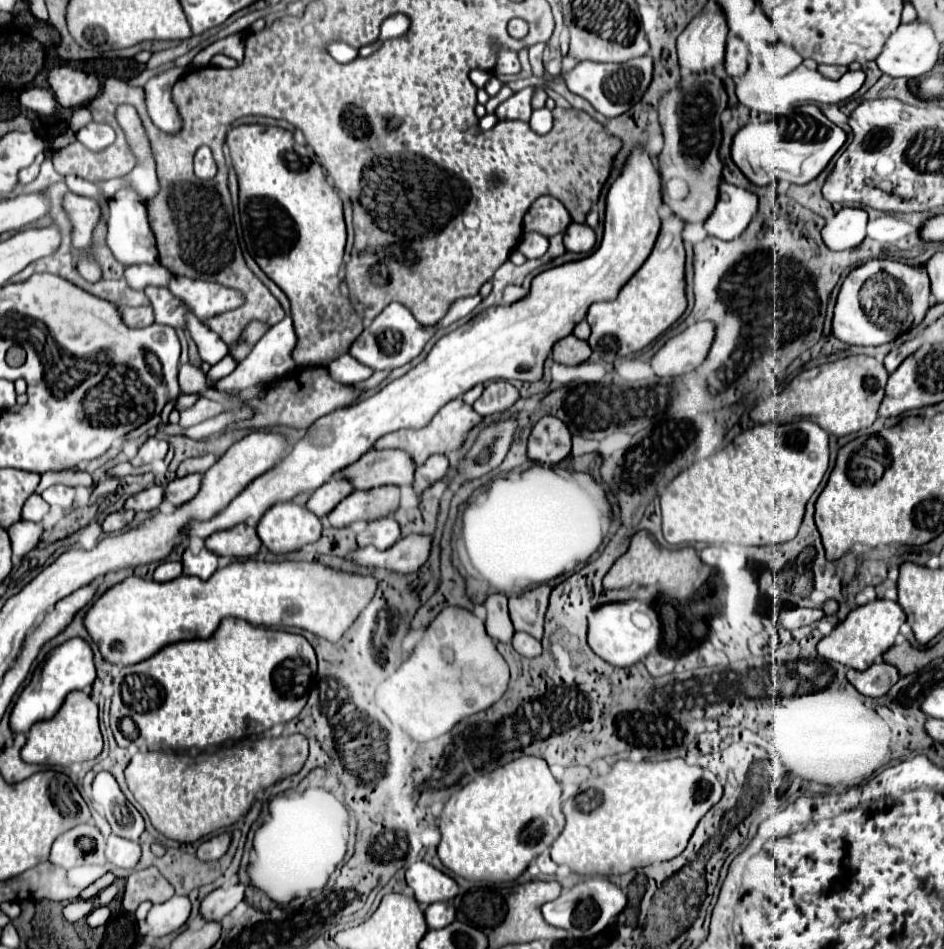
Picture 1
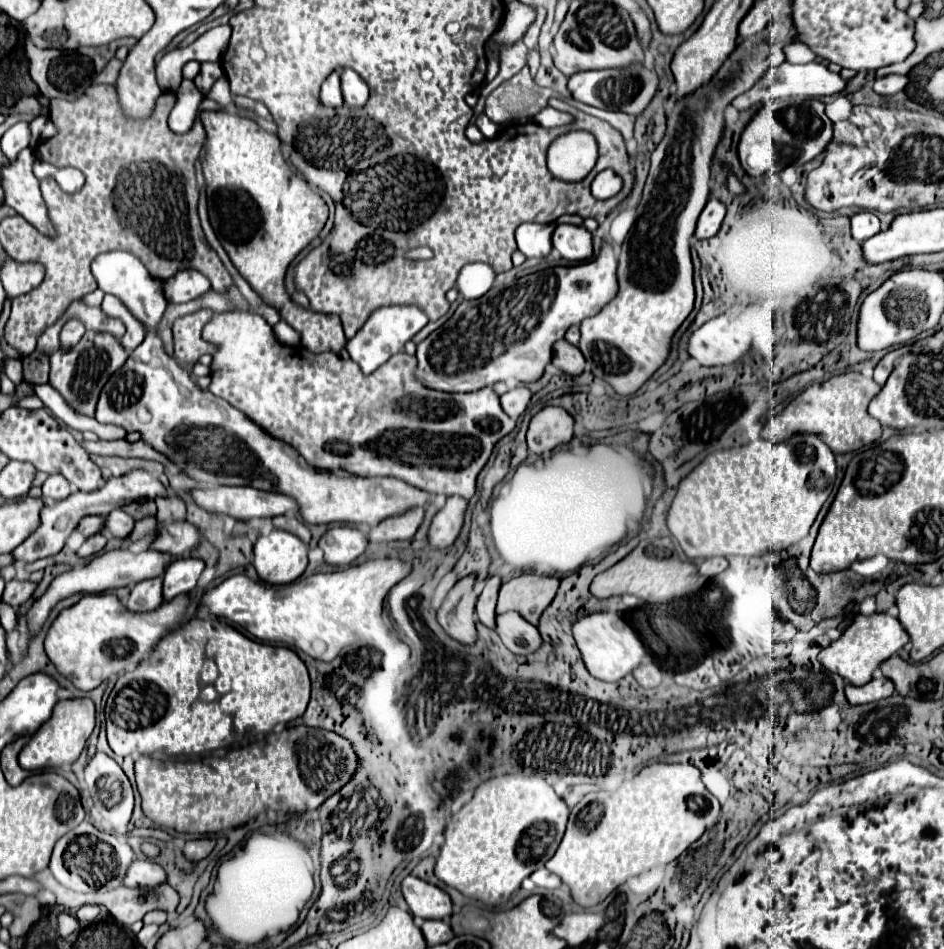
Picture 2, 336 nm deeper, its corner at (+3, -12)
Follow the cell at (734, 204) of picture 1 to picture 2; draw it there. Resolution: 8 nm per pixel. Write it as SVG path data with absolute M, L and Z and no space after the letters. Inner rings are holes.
M711 198L703 212L699 214L699 220L697 220L697 228L695 228L695 238L711 238L719 232L721 228L721 222L725 218L725 206L717 200L717 198Z

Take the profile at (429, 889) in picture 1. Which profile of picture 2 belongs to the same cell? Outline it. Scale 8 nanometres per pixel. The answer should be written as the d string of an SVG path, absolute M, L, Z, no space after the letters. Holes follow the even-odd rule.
M407 876L401 884L403 888L403 896L409 904L409 910L415 918L435 918L435 920L443 920L451 916L451 898L439 890L437 886L419 880L415 876Z

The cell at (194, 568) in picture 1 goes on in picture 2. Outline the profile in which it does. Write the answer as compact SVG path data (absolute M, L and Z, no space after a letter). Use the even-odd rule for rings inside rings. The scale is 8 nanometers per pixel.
M197 558L173 560L163 576L163 600L173 600L179 594L187 594L195 588L205 564Z

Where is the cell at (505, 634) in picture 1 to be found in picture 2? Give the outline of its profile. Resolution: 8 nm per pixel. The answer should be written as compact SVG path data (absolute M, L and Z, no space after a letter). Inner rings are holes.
M491 576L477 600L477 618L489 628L495 628L495 604L497 604L499 588L501 588L501 578Z

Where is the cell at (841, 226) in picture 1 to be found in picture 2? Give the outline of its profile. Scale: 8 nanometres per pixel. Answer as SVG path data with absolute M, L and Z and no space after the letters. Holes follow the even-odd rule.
M859 212L851 218L851 232L857 242L875 236L881 230L881 222L873 212Z

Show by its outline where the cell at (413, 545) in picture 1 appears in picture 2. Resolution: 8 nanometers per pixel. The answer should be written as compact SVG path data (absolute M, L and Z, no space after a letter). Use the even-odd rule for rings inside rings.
M449 496L447 504L441 512L437 512L437 516L433 518L433 524L429 528L429 544L433 548L447 548L451 546L461 528L463 528L463 516L465 516L465 508L467 508L467 500L461 496Z

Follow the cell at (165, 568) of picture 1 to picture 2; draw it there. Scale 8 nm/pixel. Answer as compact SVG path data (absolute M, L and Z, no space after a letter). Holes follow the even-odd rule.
M161 578L143 580L131 588L131 594L129 594L129 600L125 602L125 608L129 612L135 612L135 614L155 610L163 602L161 592L163 592L163 580Z

